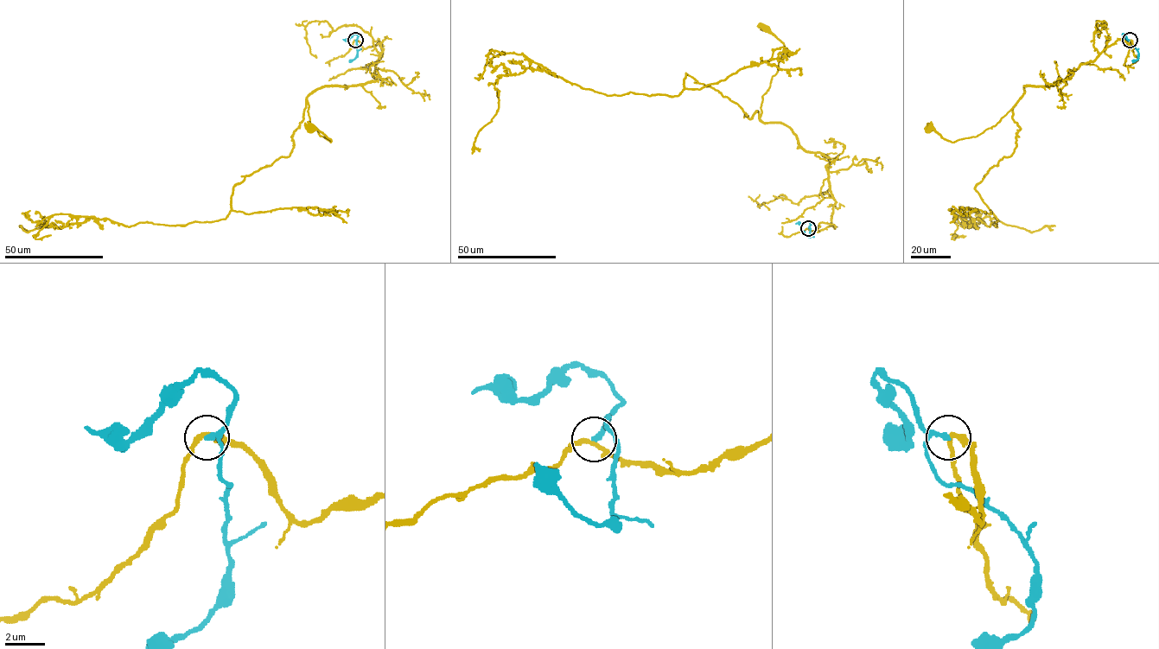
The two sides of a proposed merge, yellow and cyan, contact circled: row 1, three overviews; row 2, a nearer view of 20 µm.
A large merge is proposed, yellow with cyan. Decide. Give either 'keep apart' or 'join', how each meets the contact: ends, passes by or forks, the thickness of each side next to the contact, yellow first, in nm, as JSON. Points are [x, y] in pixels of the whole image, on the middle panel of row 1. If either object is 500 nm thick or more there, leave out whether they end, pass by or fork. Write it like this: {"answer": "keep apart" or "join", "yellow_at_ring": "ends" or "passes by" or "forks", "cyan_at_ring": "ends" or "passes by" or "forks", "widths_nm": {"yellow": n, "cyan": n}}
{"answer": "keep apart", "yellow_at_ring": "passes by", "cyan_at_ring": "ends", "widths_nm": {"yellow": 240, "cyan": 280}}

